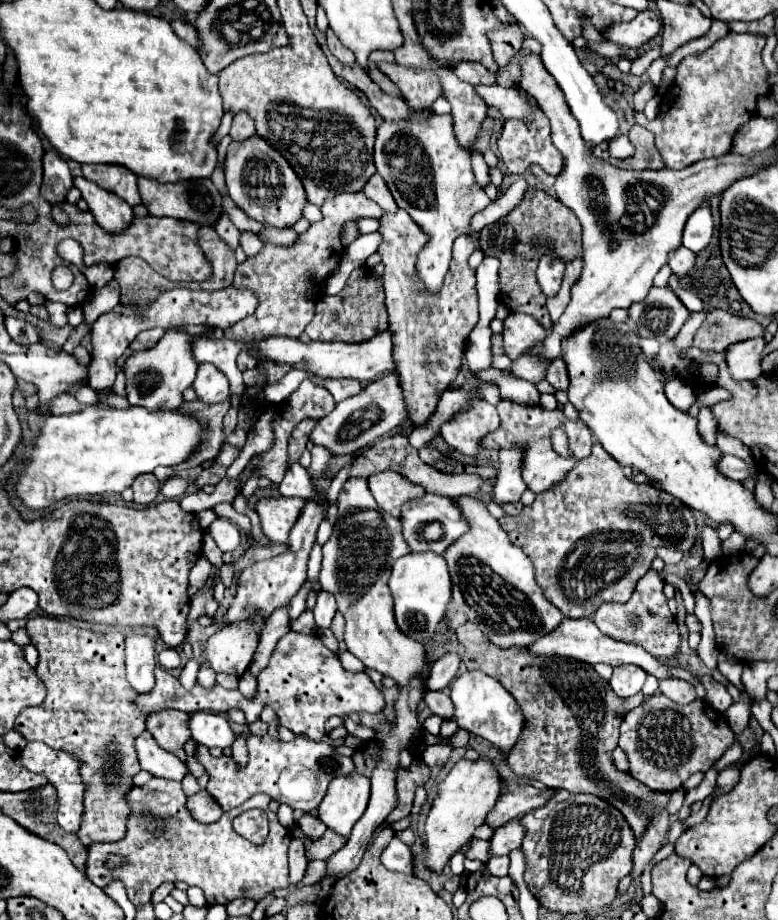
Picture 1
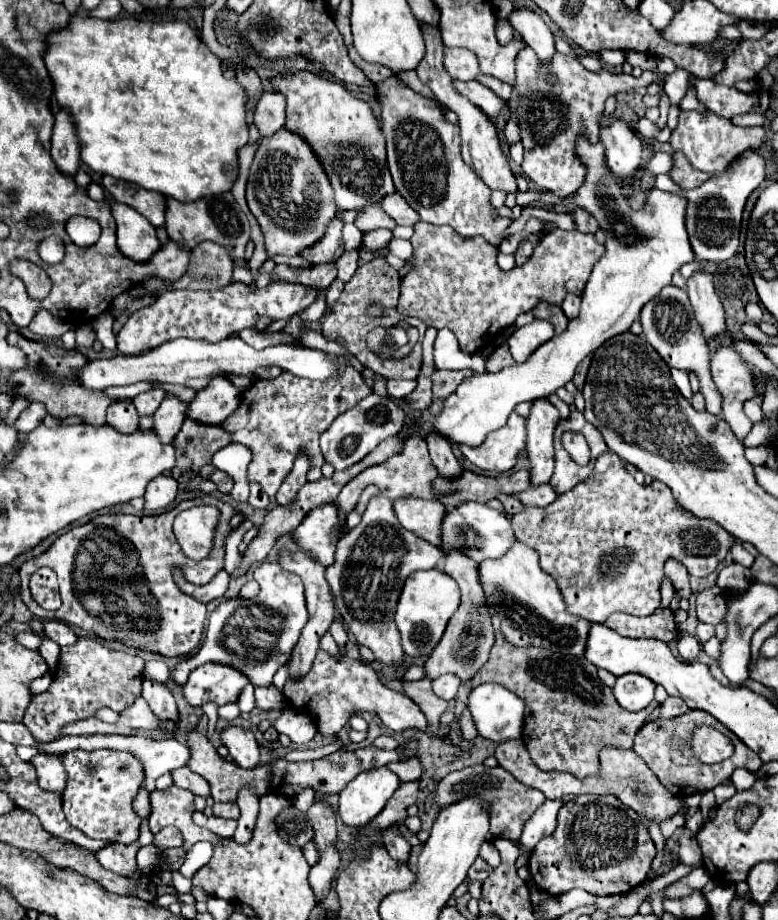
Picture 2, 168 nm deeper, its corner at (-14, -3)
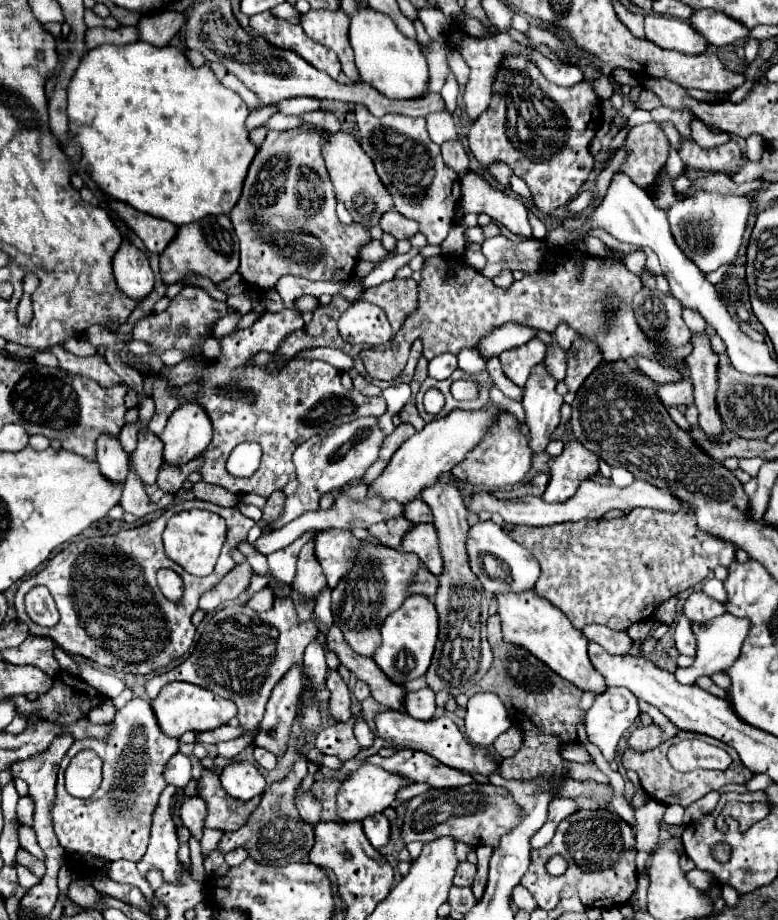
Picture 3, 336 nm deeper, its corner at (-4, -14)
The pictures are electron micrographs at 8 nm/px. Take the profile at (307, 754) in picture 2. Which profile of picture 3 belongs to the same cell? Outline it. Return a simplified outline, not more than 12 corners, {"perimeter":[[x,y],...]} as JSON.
{"perimeter":[[206,768],[198,796],[208,804],[206,828],[234,832],[256,810],[260,796],[228,796],[218,774]]}

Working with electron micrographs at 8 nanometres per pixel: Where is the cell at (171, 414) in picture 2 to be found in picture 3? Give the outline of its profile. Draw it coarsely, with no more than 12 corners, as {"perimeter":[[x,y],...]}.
{"perimeter":[[138,434],[130,462],[144,484],[154,484],[162,466],[156,434]]}

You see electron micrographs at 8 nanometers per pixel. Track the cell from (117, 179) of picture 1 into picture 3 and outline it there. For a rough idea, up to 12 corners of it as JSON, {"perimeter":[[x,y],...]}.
{"perimeter":[[124,202],[110,210],[130,226],[146,250],[162,254],[178,232]]}

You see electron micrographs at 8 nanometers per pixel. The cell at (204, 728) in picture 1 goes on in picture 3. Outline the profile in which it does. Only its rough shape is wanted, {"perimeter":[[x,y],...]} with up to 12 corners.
{"perimeter":[[232,762],[220,774],[224,790],[252,800],[266,790],[250,762]]}

